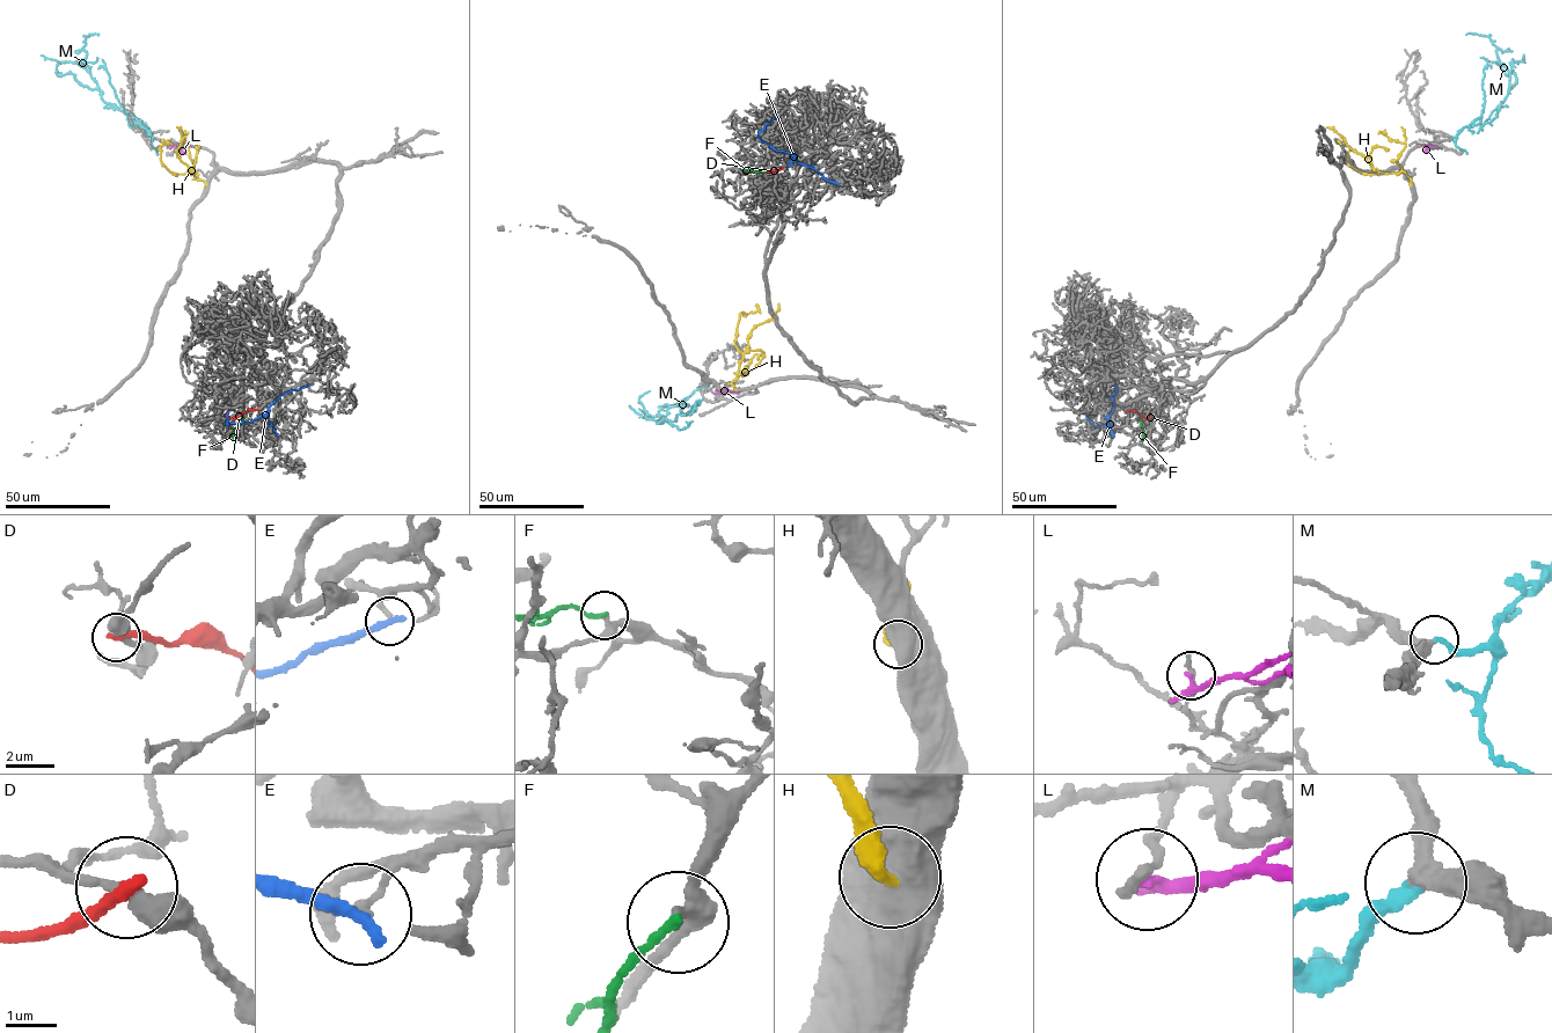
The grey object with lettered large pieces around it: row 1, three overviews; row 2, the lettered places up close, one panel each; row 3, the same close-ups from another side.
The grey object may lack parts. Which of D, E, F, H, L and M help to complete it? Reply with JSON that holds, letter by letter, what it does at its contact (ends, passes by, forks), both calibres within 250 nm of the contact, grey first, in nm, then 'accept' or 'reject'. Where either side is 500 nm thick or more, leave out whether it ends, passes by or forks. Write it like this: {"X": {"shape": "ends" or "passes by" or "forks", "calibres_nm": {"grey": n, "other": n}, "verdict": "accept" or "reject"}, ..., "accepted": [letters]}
{"D": {"shape": "ends", "calibres_nm": {"grey": 320, "other": 260}, "verdict": "reject"}, "E": {"shape": "ends", "calibres_nm": {"grey": 180, "other": 320}, "verdict": "reject"}, "F": {"shape": "ends", "calibres_nm": {"grey": 280, "other": 170}, "verdict": "reject"}, "H": {"calibres_nm": {"grey": 650, "other": 340}, "verdict": "reject"}, "L": {"shape": "passes by", "calibres_nm": {"grey": 240, "other": 180}, "verdict": "reject"}, "M": {"shape": "ends", "calibres_nm": {"grey": 360, "other": 240}, "verdict": "accept"}, "accepted": ["M"]}

